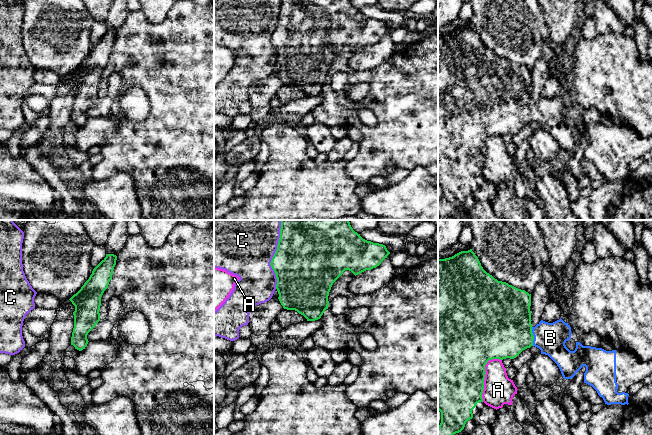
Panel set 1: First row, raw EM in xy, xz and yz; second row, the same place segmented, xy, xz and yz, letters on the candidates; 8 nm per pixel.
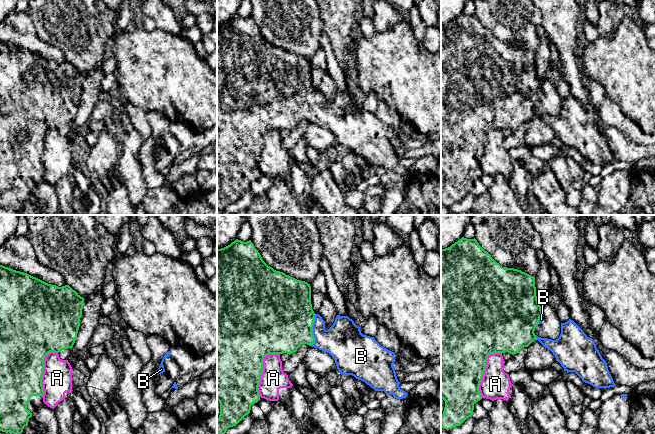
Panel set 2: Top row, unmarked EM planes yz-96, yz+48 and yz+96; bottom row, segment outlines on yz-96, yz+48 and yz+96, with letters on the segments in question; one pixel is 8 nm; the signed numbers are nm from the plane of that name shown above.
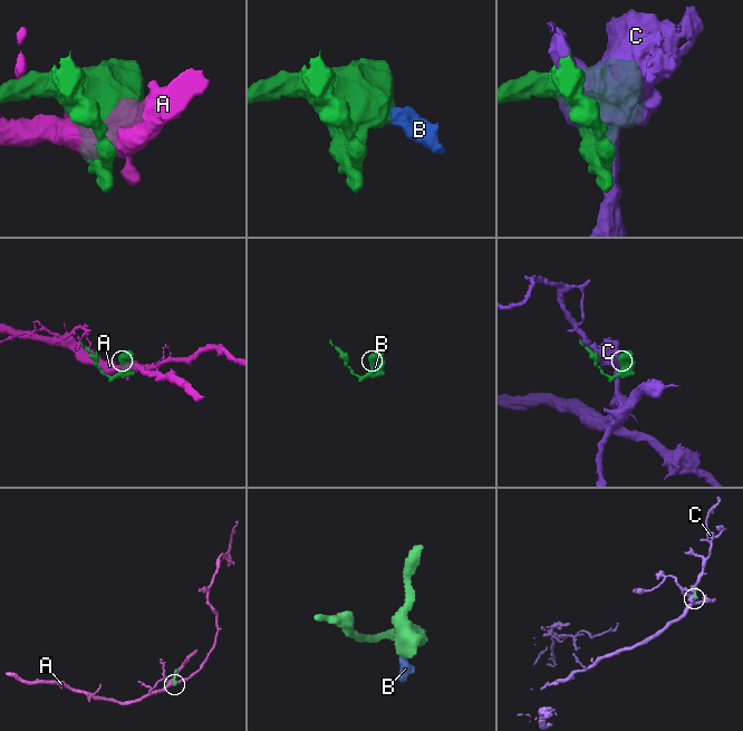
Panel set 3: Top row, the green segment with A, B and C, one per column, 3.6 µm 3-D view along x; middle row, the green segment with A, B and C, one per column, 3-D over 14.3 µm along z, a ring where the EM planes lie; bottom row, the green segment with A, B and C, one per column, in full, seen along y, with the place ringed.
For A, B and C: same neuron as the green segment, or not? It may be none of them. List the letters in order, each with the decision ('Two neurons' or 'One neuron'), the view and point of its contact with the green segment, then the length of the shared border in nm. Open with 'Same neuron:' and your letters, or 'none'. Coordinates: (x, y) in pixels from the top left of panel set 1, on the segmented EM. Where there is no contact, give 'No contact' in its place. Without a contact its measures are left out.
Same neuron: B
A: Two neurons. Touches green at yz (484, 376). Shared border 380 nm
B: One neuron. Touches green at yz (533, 336). Shared border 150 nm
C: Two neurons. Touches green at xz (274, 254). Shared border 550 nm

